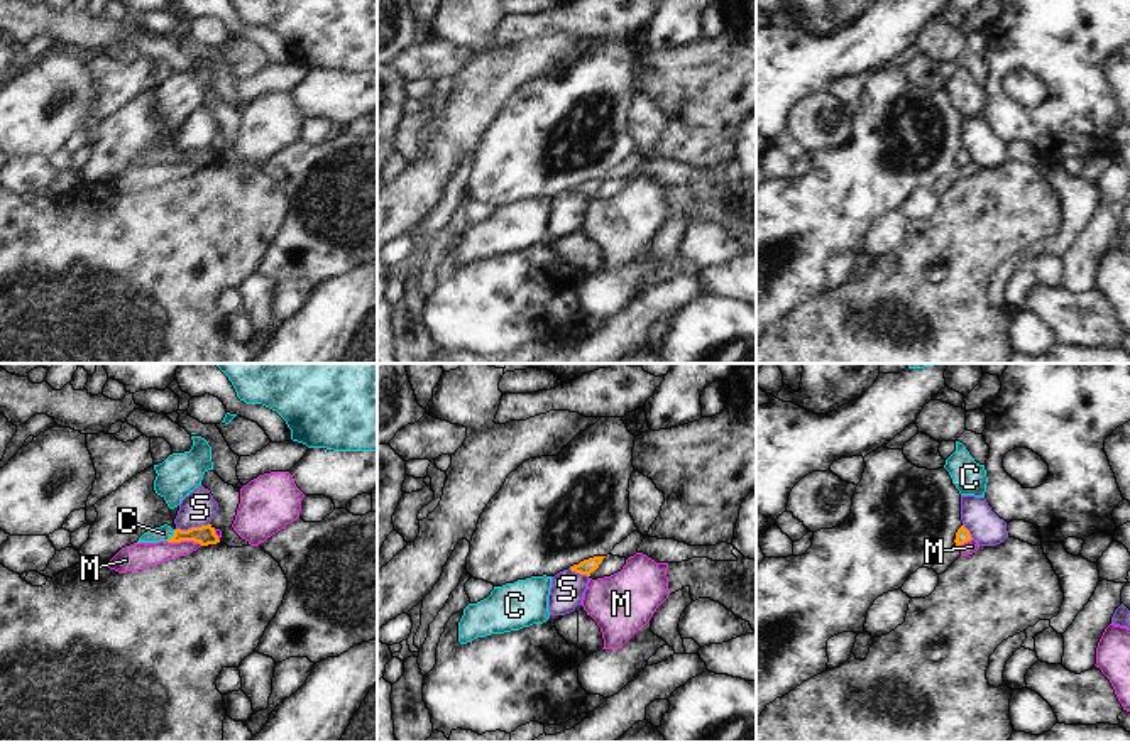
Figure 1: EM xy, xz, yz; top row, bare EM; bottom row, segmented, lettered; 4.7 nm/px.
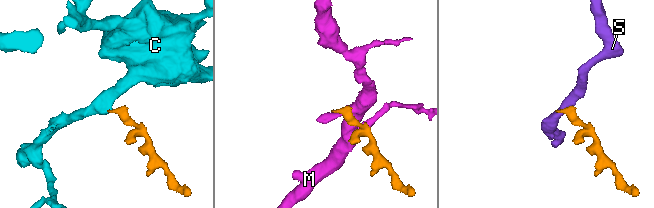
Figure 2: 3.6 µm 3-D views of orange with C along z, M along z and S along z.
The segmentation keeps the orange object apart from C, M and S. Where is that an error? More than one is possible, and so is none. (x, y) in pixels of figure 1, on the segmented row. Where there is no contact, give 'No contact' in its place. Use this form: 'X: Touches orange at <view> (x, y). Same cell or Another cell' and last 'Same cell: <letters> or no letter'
C: Touches orange at xy (173, 536). Same cell
M: Touches orange at xy (185, 540). Another cell
S: Touches orange at xy (191, 528). Another cell
Same cell: C

